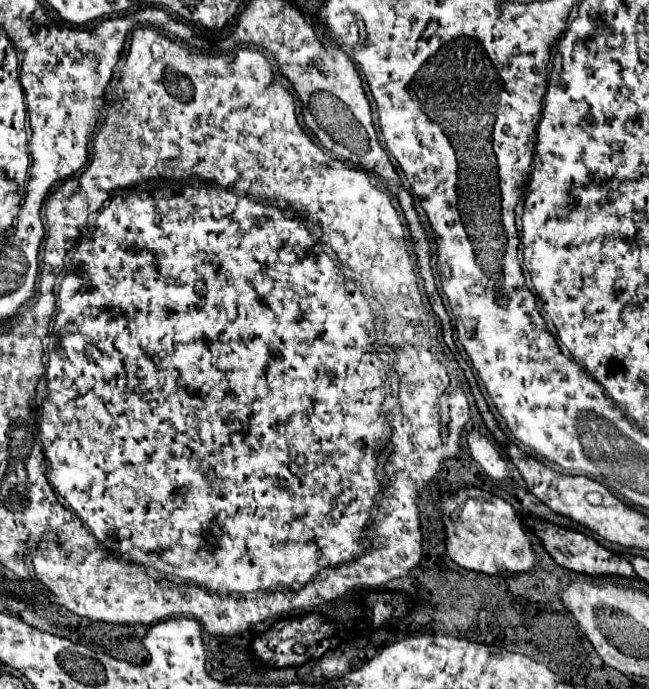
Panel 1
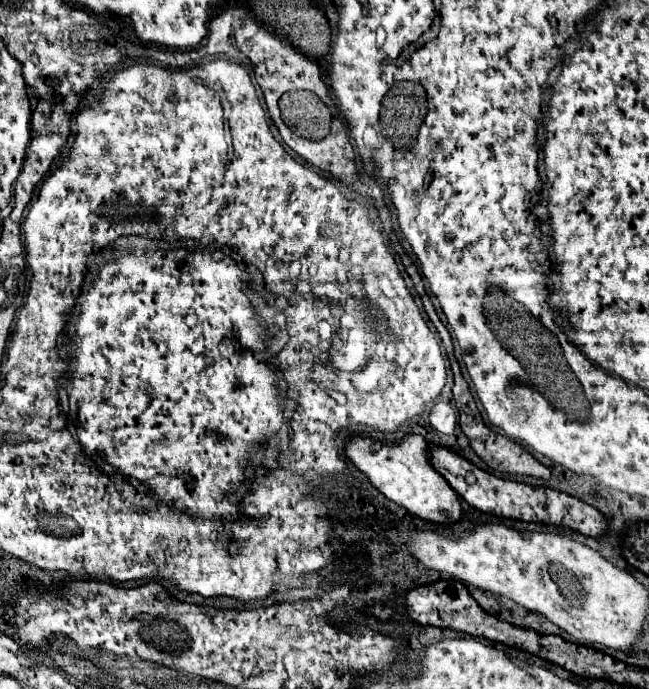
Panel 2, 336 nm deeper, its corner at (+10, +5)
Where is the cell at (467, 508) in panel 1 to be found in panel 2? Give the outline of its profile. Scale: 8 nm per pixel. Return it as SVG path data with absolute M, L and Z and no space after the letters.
M407 436L399 444L381 444L369 438L353 438L345 446L345 454L381 494L407 508L409 514L437 526L451 526L463 518L459 496L431 466L431 450L423 436Z

